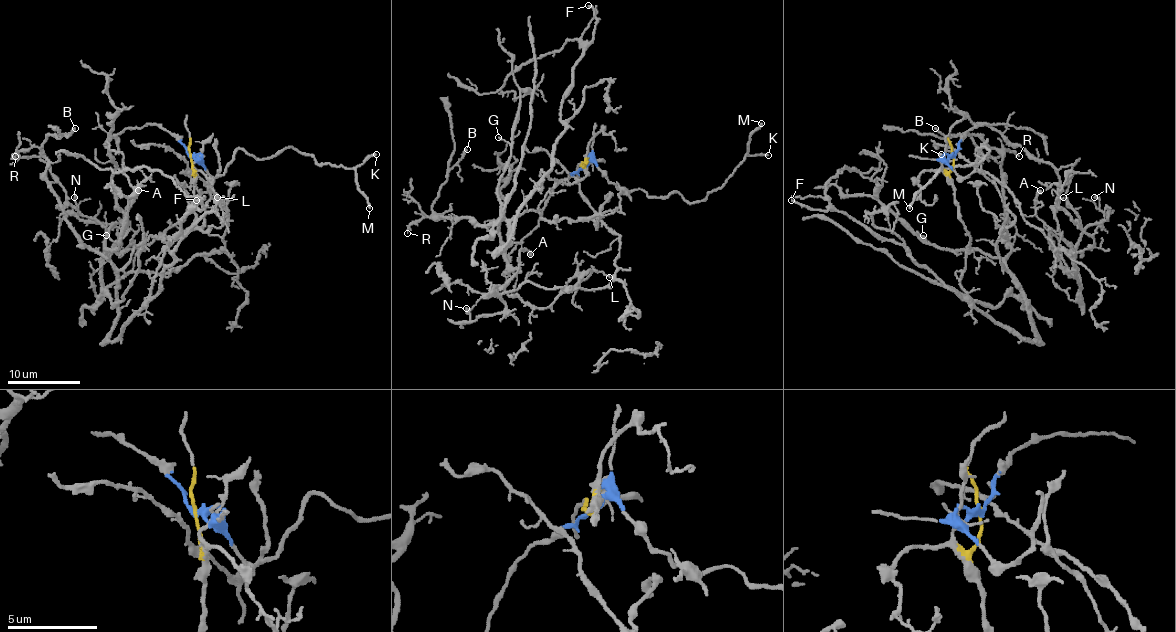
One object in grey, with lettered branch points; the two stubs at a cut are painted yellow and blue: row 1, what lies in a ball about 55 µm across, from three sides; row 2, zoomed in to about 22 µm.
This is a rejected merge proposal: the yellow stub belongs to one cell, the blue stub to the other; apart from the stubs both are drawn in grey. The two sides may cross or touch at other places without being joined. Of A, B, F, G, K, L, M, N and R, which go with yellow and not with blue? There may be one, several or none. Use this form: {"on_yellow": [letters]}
{"on_yellow": ["A", "B", "F", "G", "L", "N", "R"]}

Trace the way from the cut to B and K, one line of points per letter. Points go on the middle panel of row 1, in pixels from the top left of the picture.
B: (582, 167), (571, 184), (544, 176), (502, 249), (502, 218), (432, 213), (467, 149)
K: (582, 167), (593, 162), (630, 191), (699, 202), (746, 156), (768, 154)

